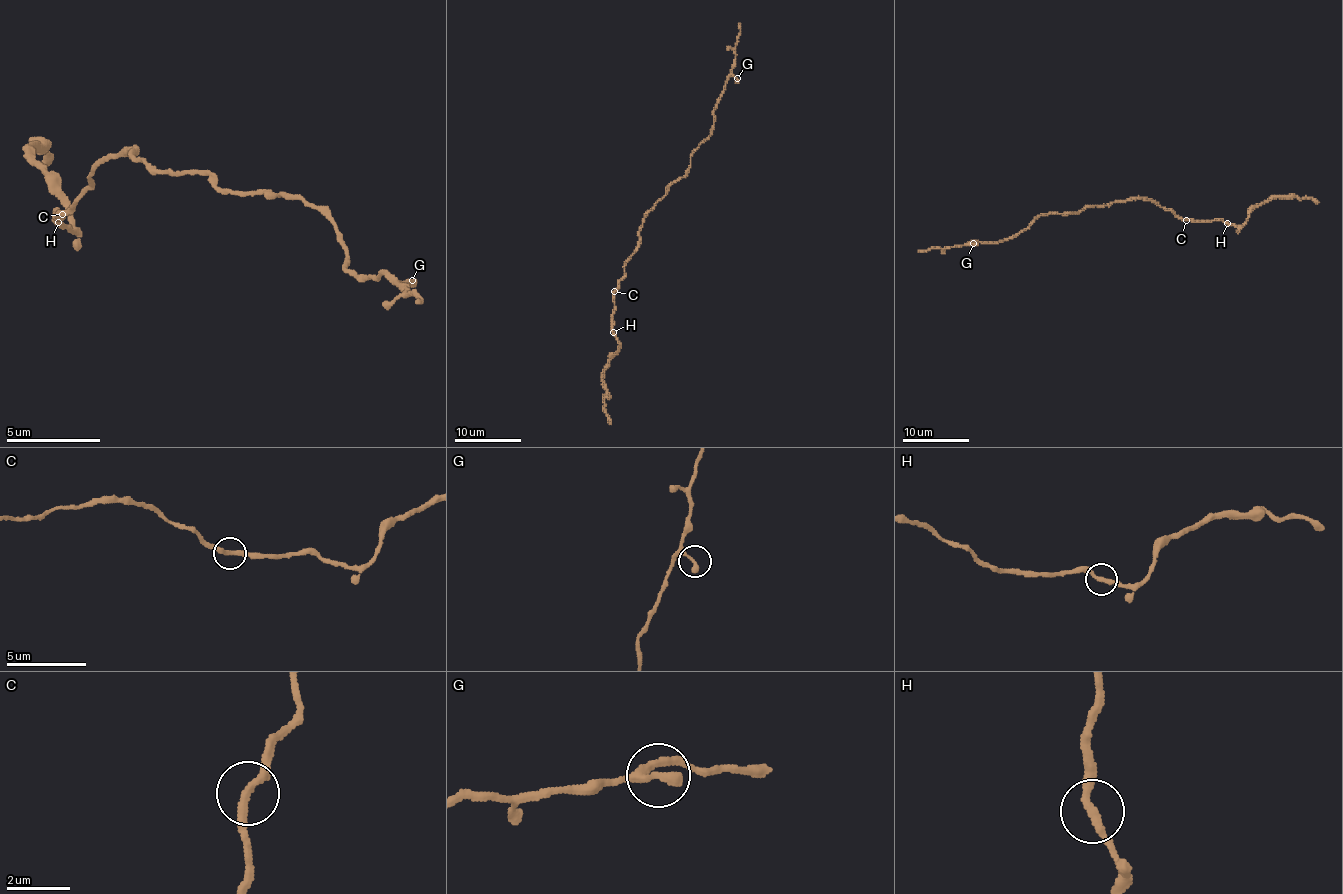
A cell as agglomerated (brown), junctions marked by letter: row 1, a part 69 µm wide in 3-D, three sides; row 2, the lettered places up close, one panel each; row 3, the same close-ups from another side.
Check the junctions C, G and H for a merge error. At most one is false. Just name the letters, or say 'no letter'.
no letter

